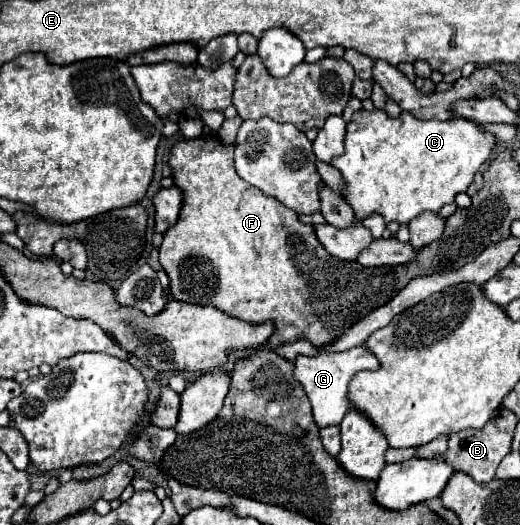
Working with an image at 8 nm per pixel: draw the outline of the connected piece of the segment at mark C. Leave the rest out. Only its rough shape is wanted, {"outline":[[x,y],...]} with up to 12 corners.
{"outline":[[355,112],[331,164],[359,222],[409,224],[497,142],[467,118]]}

